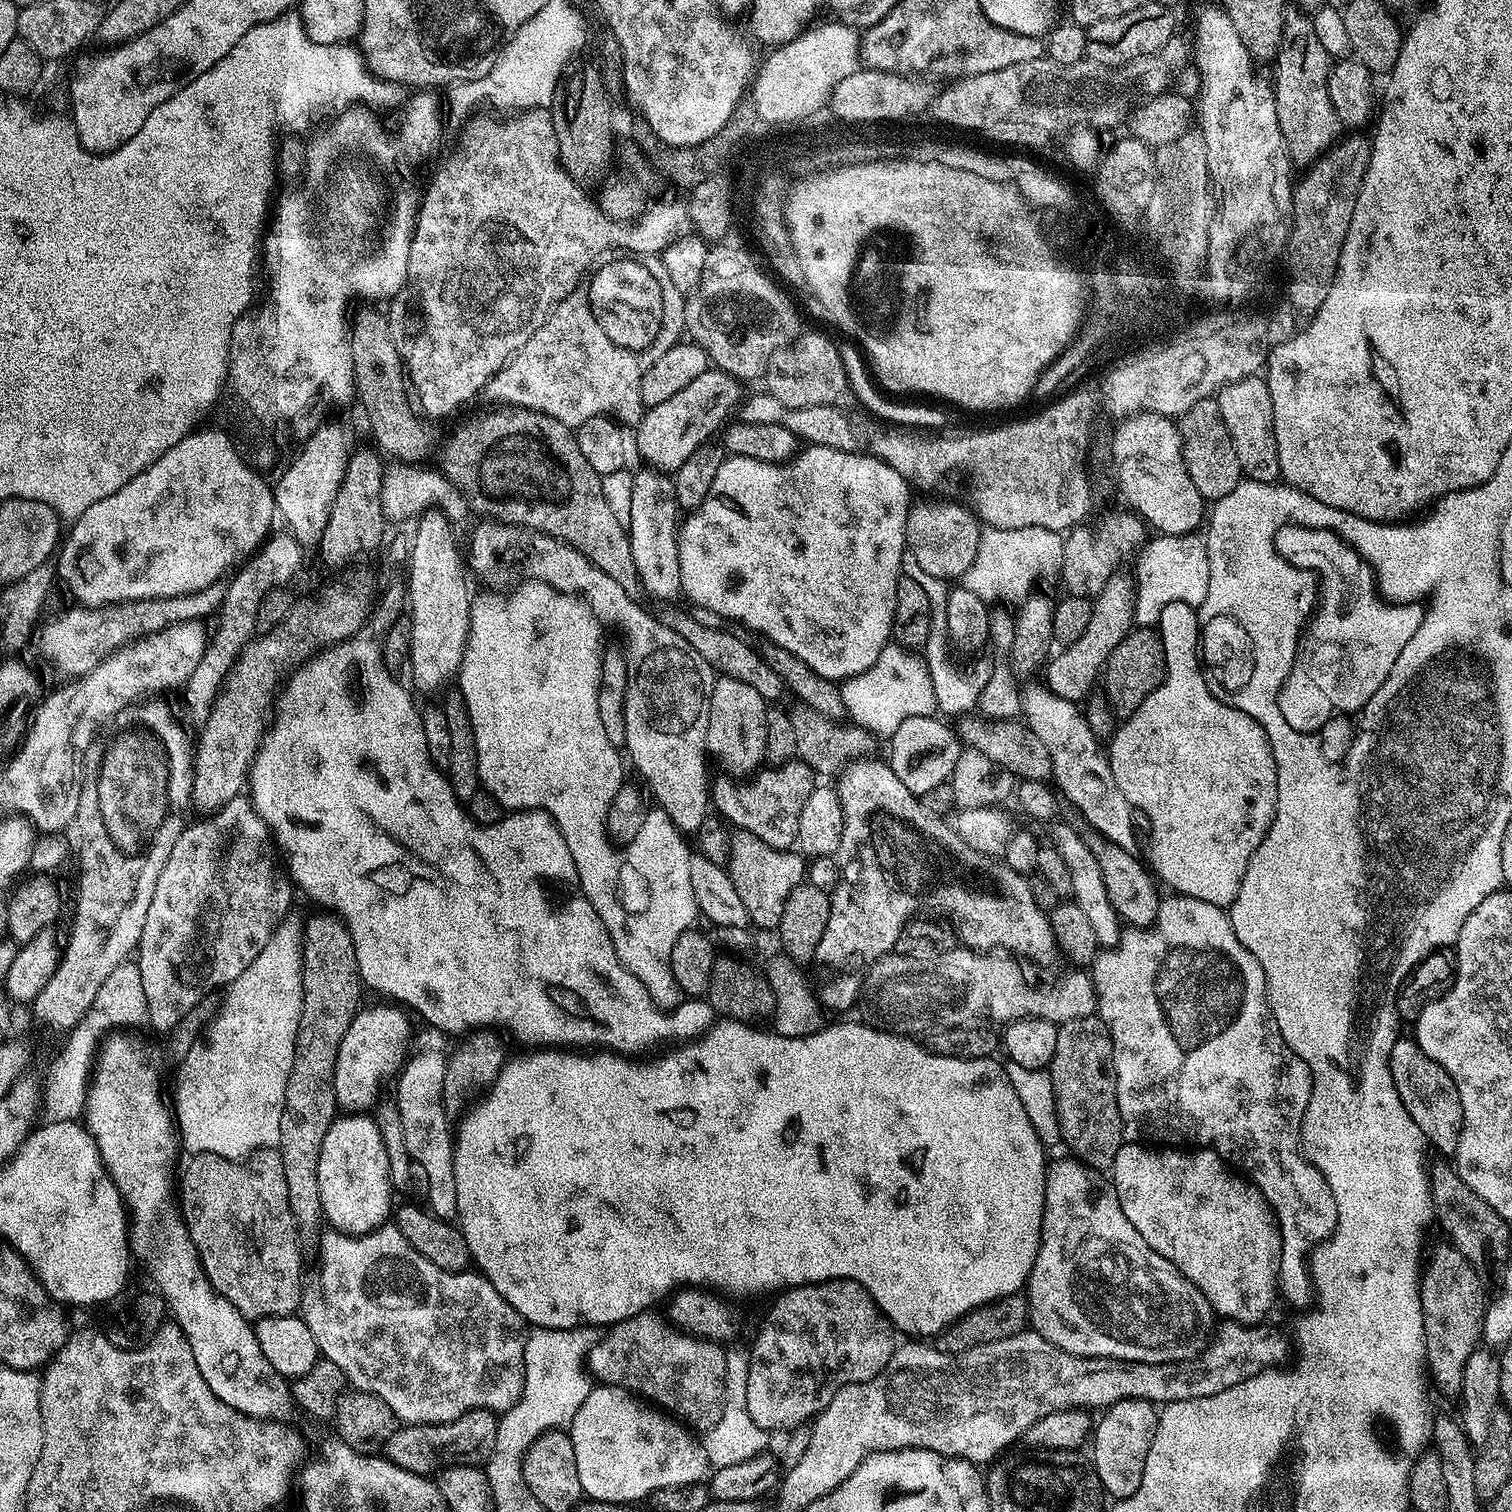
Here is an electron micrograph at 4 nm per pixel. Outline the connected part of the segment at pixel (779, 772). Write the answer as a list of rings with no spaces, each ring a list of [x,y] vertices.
[[[799,760],[765,770],[768,771],[761,771],[752,784],[740,786],[725,796],[720,806],[721,815],[728,822],[730,820],[733,827],[754,834],[768,846],[789,851],[796,844],[802,808],[812,791],[818,787],[818,776]]]

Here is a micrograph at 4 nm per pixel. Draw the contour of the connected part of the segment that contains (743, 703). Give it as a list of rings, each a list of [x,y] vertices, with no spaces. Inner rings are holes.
[[[720,676],[710,702],[707,751],[711,759],[716,759],[726,771],[733,772],[736,776],[744,776],[752,771],[755,773],[761,767],[759,764],[763,765],[766,760],[764,751],[768,710],[769,705],[762,698],[762,694],[754,690],[754,686],[746,686],[746,682]]]

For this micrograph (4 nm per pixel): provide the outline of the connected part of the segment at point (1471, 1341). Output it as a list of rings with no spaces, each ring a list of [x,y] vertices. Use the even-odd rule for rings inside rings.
[[[1445,1246],[1436,1248],[1432,1257],[1427,1257],[1426,1267],[1420,1278],[1420,1305],[1422,1306],[1422,1322],[1424,1323],[1424,1355],[1426,1357],[1426,1372],[1431,1383],[1444,1396],[1460,1396],[1462,1378],[1466,1358],[1470,1358],[1472,1351],[1481,1343],[1484,1330],[1484,1284],[1480,1281],[1477,1269],[1468,1261],[1457,1248]]]

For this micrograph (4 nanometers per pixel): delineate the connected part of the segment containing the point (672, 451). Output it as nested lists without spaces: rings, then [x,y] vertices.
[[[719,370],[698,374],[690,386],[678,390],[667,402],[647,409],[635,429],[634,448],[640,451],[647,467],[664,474],[675,474],[700,446],[708,443],[724,428],[732,407],[741,403],[740,384],[735,376]]]

